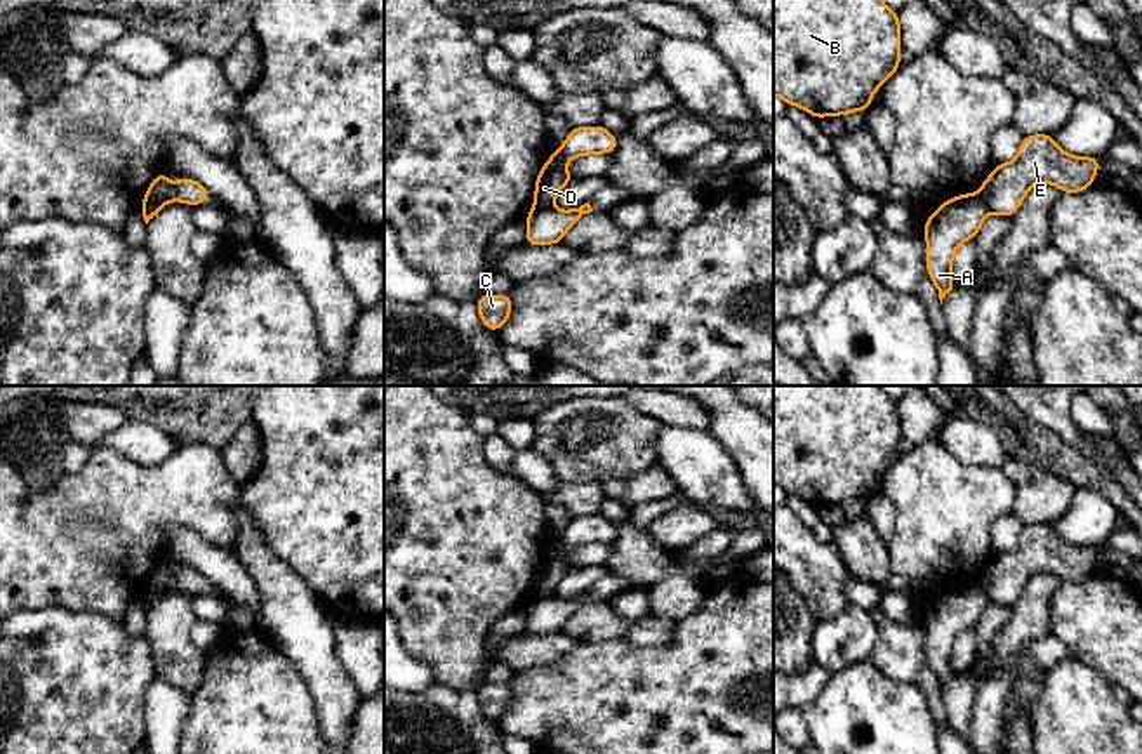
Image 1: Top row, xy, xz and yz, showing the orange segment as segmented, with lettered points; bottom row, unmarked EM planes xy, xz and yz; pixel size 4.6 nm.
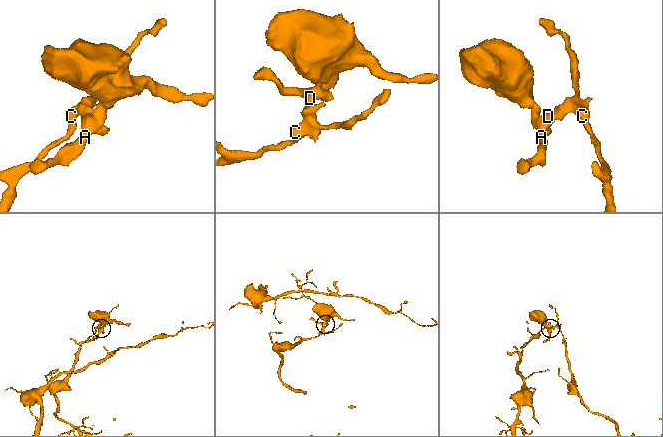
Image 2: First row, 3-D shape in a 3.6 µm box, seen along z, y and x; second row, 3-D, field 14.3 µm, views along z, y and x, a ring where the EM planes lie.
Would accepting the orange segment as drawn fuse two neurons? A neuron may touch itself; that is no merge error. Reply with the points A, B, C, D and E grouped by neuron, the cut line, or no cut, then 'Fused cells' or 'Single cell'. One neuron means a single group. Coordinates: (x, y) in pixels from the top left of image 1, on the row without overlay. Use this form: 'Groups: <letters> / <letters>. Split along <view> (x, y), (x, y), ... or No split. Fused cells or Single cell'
Groups: A B D / C E. Split along yz (979, 581), (989, 600). Fused cells

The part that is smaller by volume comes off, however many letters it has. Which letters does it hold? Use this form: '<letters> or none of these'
A, B, D

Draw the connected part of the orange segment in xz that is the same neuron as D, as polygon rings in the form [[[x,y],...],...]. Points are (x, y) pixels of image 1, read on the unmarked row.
[[[603,514],[574,516],[554,544],[537,563],[534,598],[551,598],[558,582],[574,570],[567,559],[567,551],[586,544],[608,544],[617,539],[617,526]]]

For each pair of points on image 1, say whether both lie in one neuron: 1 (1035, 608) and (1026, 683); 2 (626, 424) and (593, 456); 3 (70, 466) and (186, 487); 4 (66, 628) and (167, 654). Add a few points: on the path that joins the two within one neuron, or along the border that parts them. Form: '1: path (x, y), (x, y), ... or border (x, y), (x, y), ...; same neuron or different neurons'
1: path (1022, 628), (1019, 631), (1019, 657), (1026, 664); same neuron
2: path (617, 433), (602, 447); same neuron
3: border (92, 449), (87, 461), (77, 471), (65, 475); different neurons
4: border (145, 636), (157, 674); different neurons

